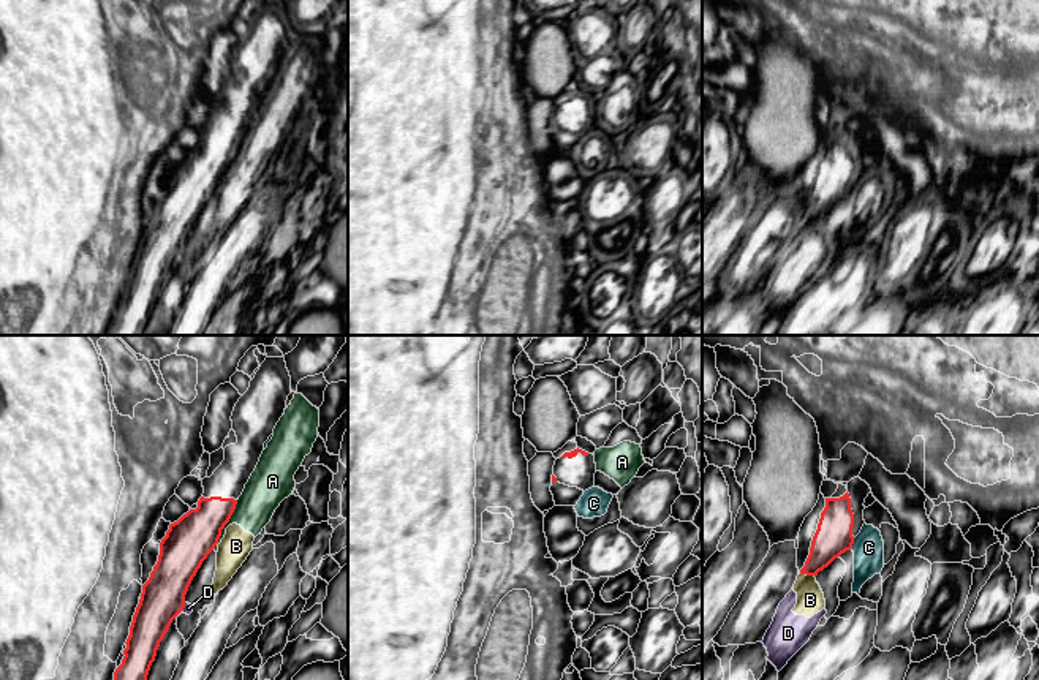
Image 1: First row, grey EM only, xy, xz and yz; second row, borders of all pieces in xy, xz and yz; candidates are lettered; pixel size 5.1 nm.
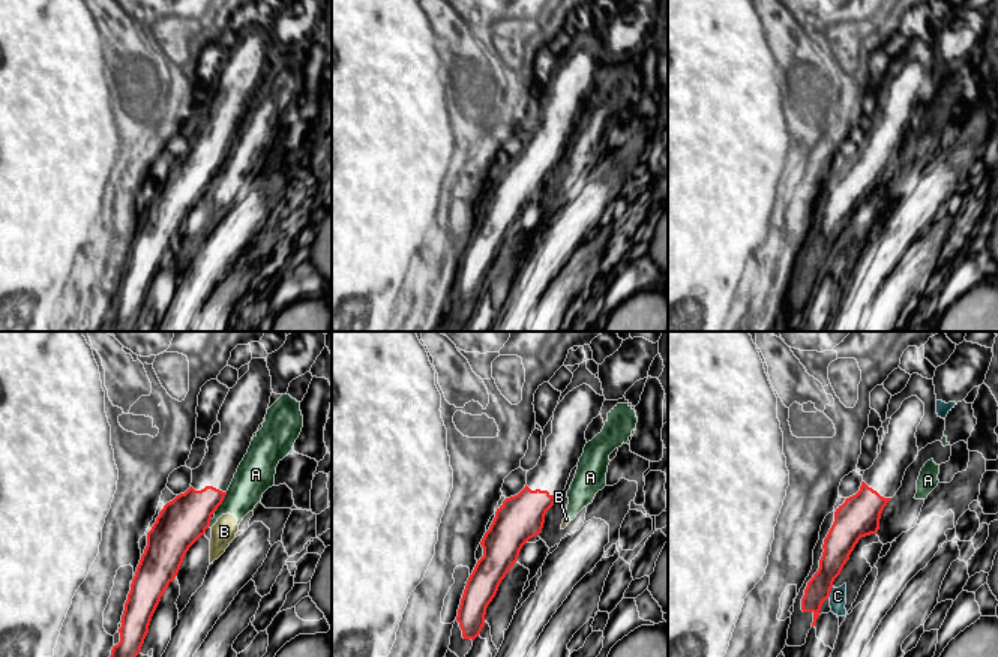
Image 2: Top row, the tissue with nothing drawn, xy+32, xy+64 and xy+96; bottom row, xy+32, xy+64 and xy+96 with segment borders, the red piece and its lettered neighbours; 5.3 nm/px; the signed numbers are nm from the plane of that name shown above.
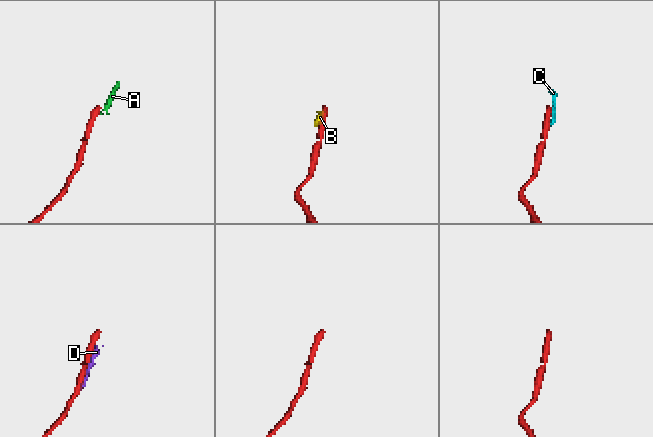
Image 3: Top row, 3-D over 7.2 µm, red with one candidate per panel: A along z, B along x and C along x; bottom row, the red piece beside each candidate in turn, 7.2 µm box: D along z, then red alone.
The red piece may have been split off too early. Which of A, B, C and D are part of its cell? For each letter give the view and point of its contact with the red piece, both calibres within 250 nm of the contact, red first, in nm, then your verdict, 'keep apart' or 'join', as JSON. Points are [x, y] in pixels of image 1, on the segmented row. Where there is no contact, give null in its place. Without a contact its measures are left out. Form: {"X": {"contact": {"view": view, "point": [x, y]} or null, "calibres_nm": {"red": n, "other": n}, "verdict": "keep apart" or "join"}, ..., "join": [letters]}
{"A": {"contact": {"view": "xy", "point": [225, 524]}, "calibres_nm": {"red": 240, "other": 200}, "verdict": "keep apart"}, "B": {"contact": {"view": "yz", "point": [807, 574]}, "calibres_nm": {"red": 190, "other": 140}, "verdict": "keep apart"}, "C": {"contact": {"view": "yz", "point": [853, 543]}, "calibres_nm": {"red": 190, "other": 160}, "verdict": "keep apart"}, "D": {"contact": {"view": "xy", "point": [184, 606]}, "calibres_nm": {"red": 220, "other": 50}, "verdict": "keep apart"}, "join": []}

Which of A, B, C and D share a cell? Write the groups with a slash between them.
A B D / C

